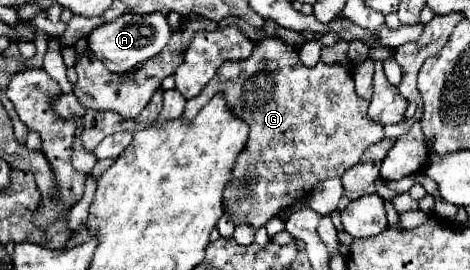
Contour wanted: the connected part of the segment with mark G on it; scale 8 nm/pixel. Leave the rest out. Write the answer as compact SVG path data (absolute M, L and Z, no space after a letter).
M275 36L257 42L253 54L247 60L225 62L217 70L213 80L205 86L205 90L201 90L197 98L187 100L183 120L191 122L215 94L223 94L227 106L233 110L233 116L249 124L245 152L237 156L233 178L229 180L229 186L225 186L223 192L225 212L229 212L231 222L235 226L247 224L253 230L265 226L281 210L293 206L295 202L307 200L305 196L309 196L321 180L341 178L345 170L359 162L361 154L369 146L385 138L381 122L369 122L369 102L357 96L353 78L349 76L347 68L339 64L329 66L323 62L319 62L313 68L307 68L299 62L297 48Z

